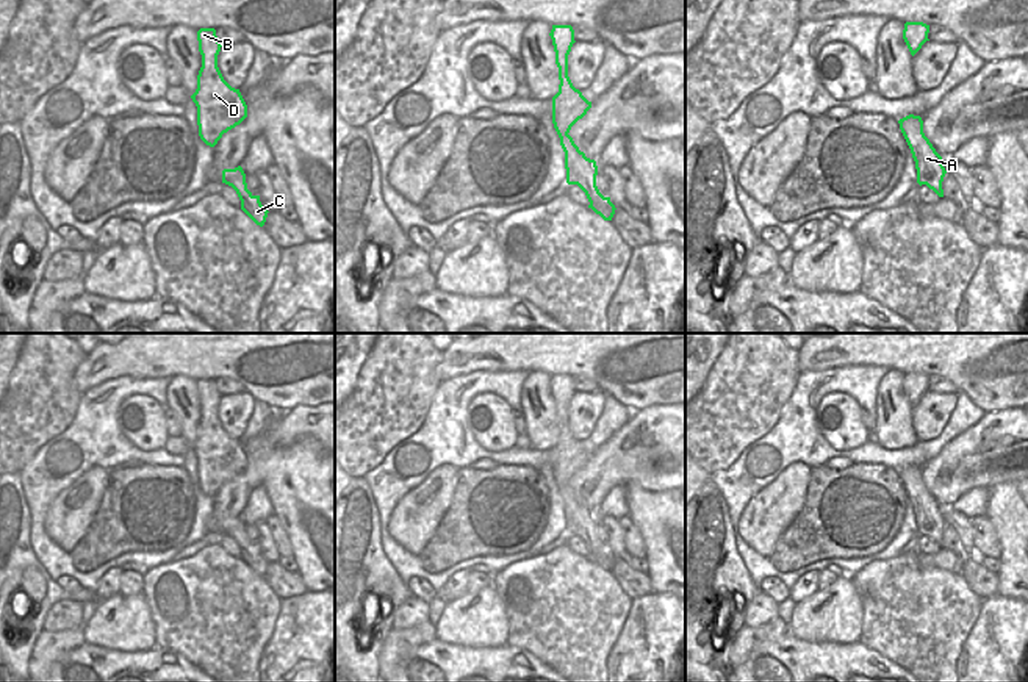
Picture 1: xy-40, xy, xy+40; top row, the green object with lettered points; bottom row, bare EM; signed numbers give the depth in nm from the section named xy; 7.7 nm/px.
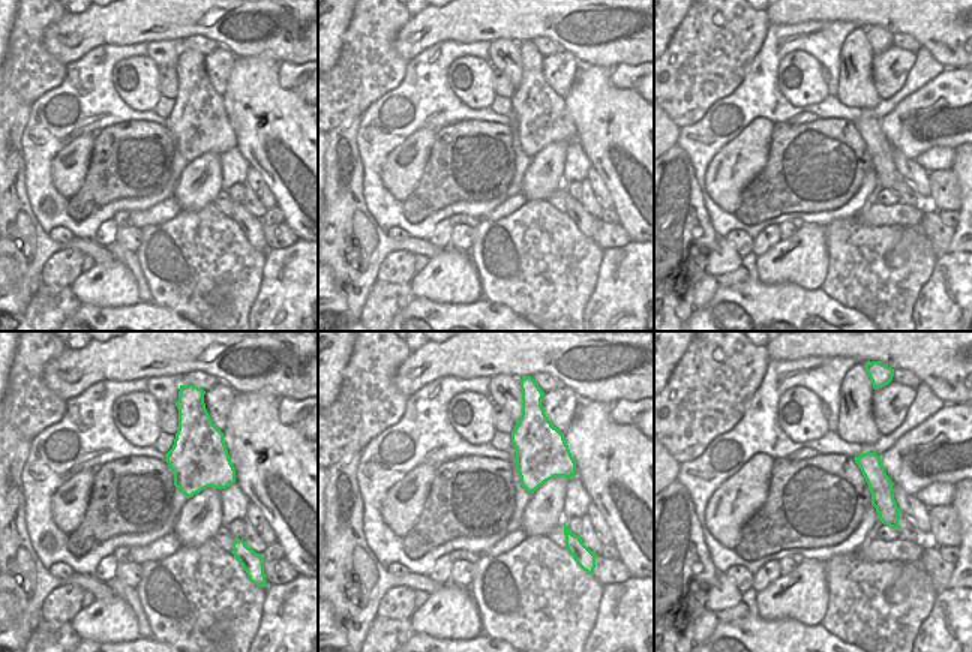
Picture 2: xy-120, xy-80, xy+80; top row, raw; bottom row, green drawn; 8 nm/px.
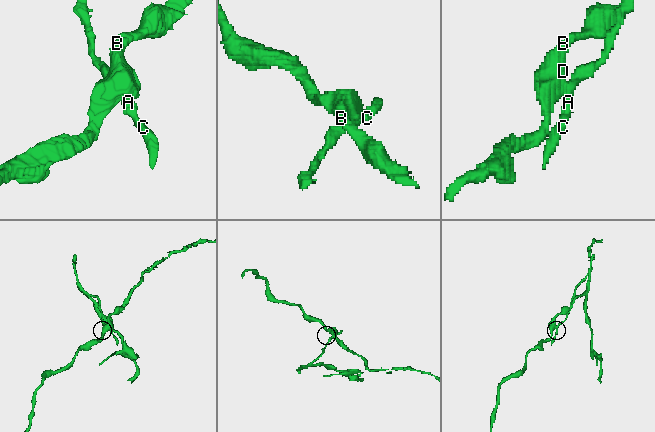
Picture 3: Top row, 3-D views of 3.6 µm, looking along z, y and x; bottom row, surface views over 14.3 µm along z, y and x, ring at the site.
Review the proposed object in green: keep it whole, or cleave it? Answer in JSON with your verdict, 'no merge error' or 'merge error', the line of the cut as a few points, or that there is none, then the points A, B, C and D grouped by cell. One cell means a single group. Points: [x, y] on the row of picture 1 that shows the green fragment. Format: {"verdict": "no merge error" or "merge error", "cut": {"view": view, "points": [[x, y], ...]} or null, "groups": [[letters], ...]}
{"verdict": "merge error", "cut": {"view": "xy", "points": [[567, 133], [560, 138]]}, "groups": [["A", "C"], ["B", "D"]]}

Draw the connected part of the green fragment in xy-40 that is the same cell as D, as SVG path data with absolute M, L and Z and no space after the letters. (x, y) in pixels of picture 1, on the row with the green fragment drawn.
M200 28L197 41L202 67L191 99L197 106L199 136L207 145L214 147L224 133L247 117L247 105L239 89L232 88L217 67L222 44L216 30Z

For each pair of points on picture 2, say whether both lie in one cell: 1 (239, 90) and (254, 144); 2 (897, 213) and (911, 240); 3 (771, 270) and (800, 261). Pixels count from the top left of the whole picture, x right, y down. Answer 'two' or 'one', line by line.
1: one
2: two
3: one

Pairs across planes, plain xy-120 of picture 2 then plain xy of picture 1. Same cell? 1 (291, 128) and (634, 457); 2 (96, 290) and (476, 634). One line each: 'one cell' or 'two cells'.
1: two cells
2: one cell

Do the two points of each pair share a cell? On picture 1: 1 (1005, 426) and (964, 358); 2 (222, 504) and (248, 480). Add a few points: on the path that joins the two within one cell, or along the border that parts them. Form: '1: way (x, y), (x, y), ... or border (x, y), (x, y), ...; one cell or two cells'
1: border (1011, 407), (986, 413); two cells
2: way (229, 498), (241, 487); one cell

